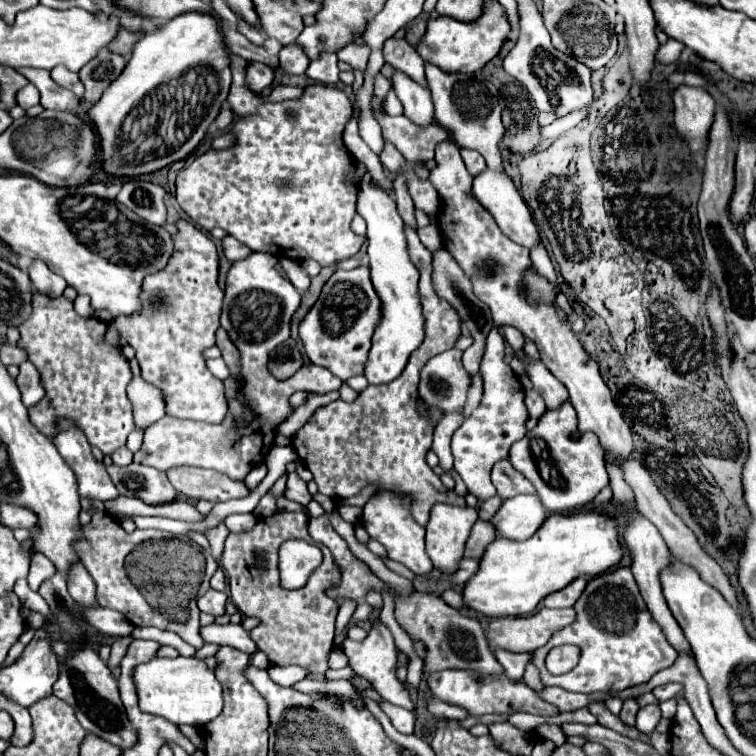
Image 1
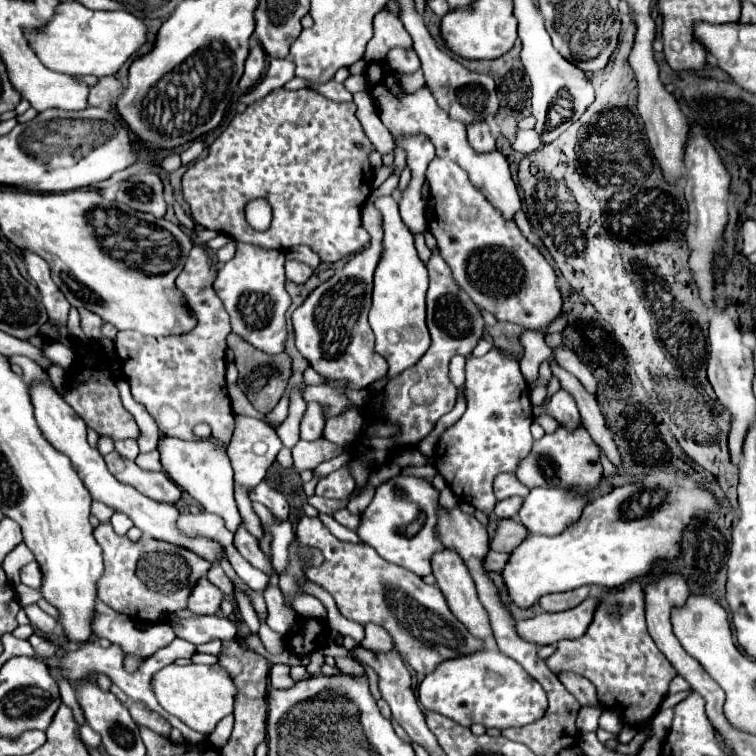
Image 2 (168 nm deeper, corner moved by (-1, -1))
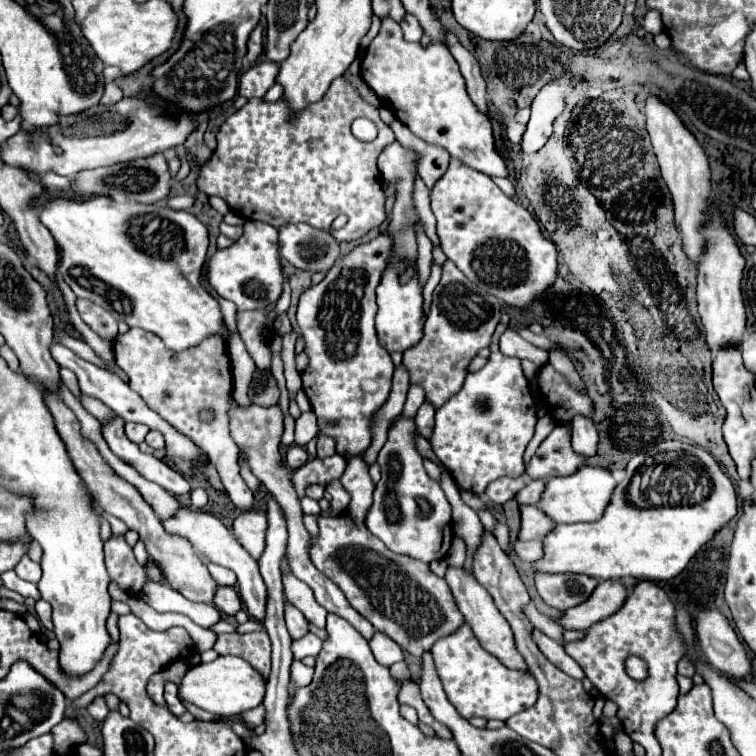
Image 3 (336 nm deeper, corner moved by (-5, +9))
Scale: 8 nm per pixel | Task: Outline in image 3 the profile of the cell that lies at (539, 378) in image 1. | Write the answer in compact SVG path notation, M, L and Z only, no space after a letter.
M574 416L572 420L572 446L576 454L582 454L584 458L590 458L596 454L598 446L598 432L592 420L584 416Z

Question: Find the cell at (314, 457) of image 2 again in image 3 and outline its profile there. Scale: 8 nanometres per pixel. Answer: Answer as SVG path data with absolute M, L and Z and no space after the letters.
M310 410L296 420L296 444L306 446L308 440L312 440L314 436L318 436L318 424L316 424L316 414Z

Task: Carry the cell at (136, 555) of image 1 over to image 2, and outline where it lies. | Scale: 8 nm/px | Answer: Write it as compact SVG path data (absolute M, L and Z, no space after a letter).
M100 522L94 528L94 538L104 550L104 574L98 580L98 598L136 622L156 624L168 614L184 610L192 586L206 576L212 566L208 560L202 560L202 556L186 548L176 548L170 542L152 538L132 542L128 536L118 536L110 522Z

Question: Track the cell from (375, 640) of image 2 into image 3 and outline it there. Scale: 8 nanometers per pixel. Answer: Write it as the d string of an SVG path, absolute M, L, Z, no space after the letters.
M380 632L374 634L374 638L370 642L370 648L374 652L374 658L384 666L392 666L392 664L404 660L404 654L402 654L400 646L394 640L390 640L384 634L380 634Z

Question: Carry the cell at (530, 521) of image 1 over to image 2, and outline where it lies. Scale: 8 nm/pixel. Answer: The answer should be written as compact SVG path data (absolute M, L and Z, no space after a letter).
M532 488L514 518L518 518L530 534L556 536L578 520L586 502L588 498L584 494L568 494L560 488Z

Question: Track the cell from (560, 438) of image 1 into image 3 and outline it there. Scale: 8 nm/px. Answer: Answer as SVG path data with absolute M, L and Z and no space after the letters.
M556 426L550 436L540 444L534 454L526 474L530 478L552 478L552 476L570 476L586 458L576 454L570 446L570 430L566 426Z

